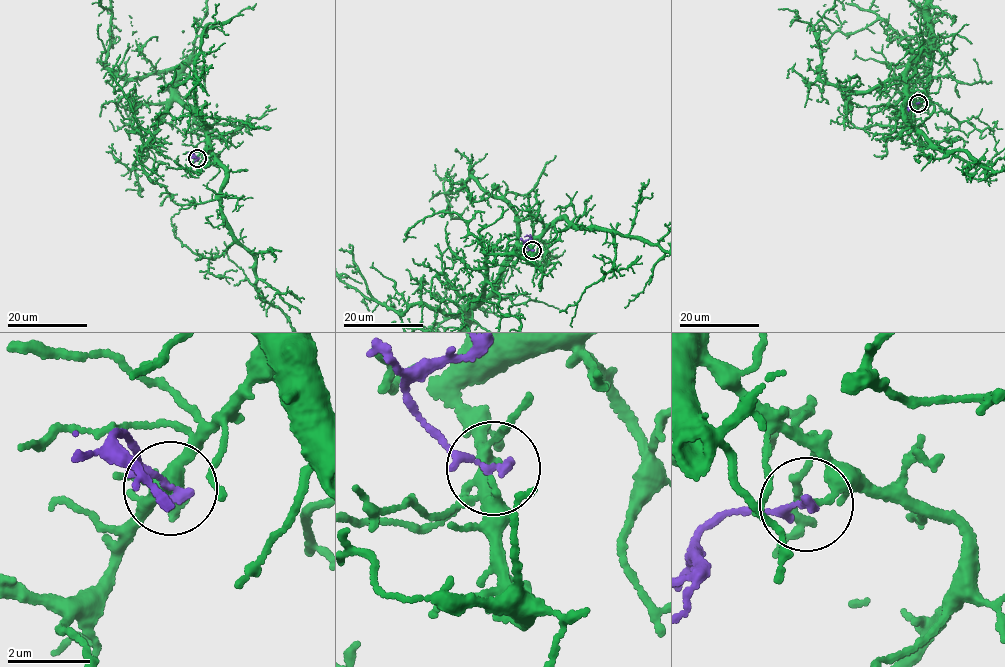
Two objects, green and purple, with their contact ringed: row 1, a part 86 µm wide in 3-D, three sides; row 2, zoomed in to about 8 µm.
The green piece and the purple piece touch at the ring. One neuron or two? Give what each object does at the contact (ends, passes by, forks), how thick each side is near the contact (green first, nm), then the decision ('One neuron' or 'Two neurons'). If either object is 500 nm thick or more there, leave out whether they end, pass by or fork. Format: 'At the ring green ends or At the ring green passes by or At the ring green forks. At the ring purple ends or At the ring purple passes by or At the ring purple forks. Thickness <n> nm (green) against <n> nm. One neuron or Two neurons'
At the ring green ends. At the ring purple ends. Thickness 220 nm (green) against 220 nm. One neuron

